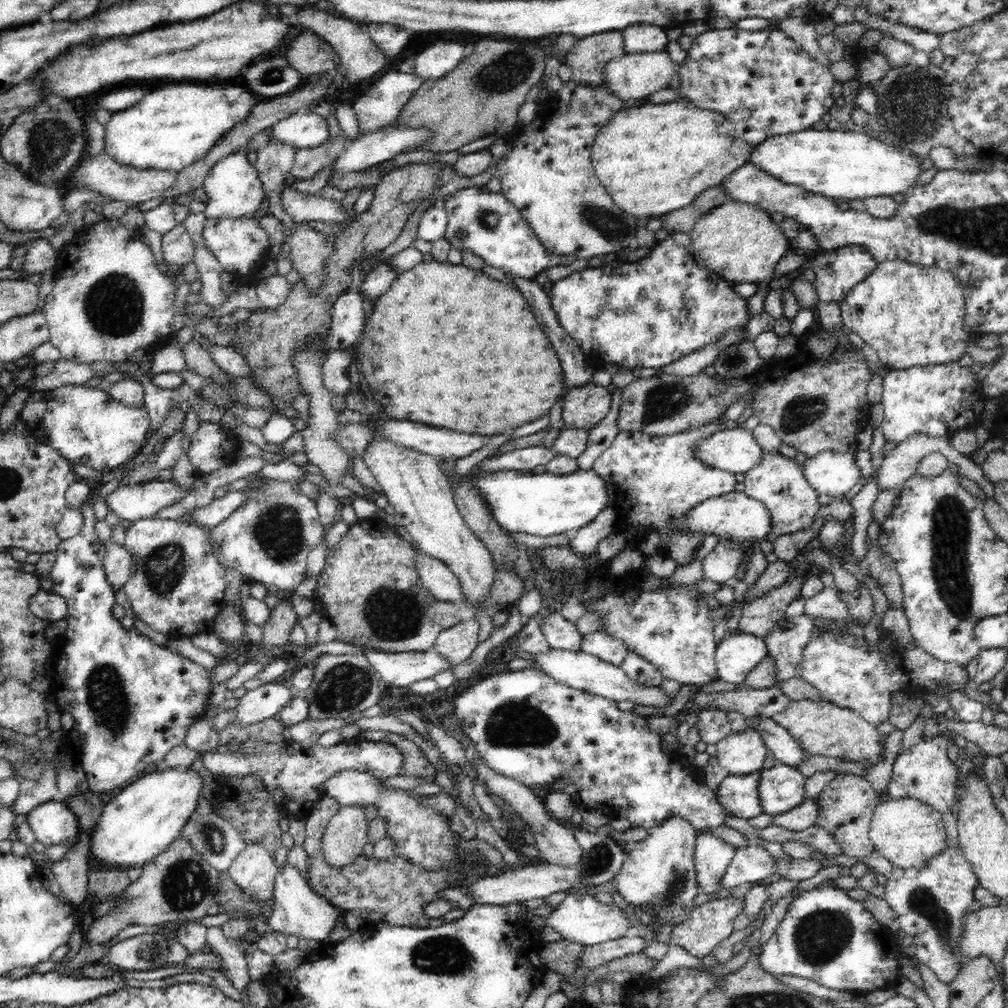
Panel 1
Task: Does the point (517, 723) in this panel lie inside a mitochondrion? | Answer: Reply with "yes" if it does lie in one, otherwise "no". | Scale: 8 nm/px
yes

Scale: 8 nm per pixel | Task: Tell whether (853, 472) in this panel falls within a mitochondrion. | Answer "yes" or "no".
no

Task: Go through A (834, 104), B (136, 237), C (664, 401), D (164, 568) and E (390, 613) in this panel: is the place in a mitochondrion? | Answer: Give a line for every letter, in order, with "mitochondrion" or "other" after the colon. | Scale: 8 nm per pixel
A: other
B: other
C: mitochondrion
D: mitochondrion
E: mitochondrion

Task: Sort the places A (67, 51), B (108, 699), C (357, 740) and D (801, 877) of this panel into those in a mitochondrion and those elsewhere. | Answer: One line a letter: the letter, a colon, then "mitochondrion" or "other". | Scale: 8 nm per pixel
A: other
B: mitochondrion
C: other
D: other

